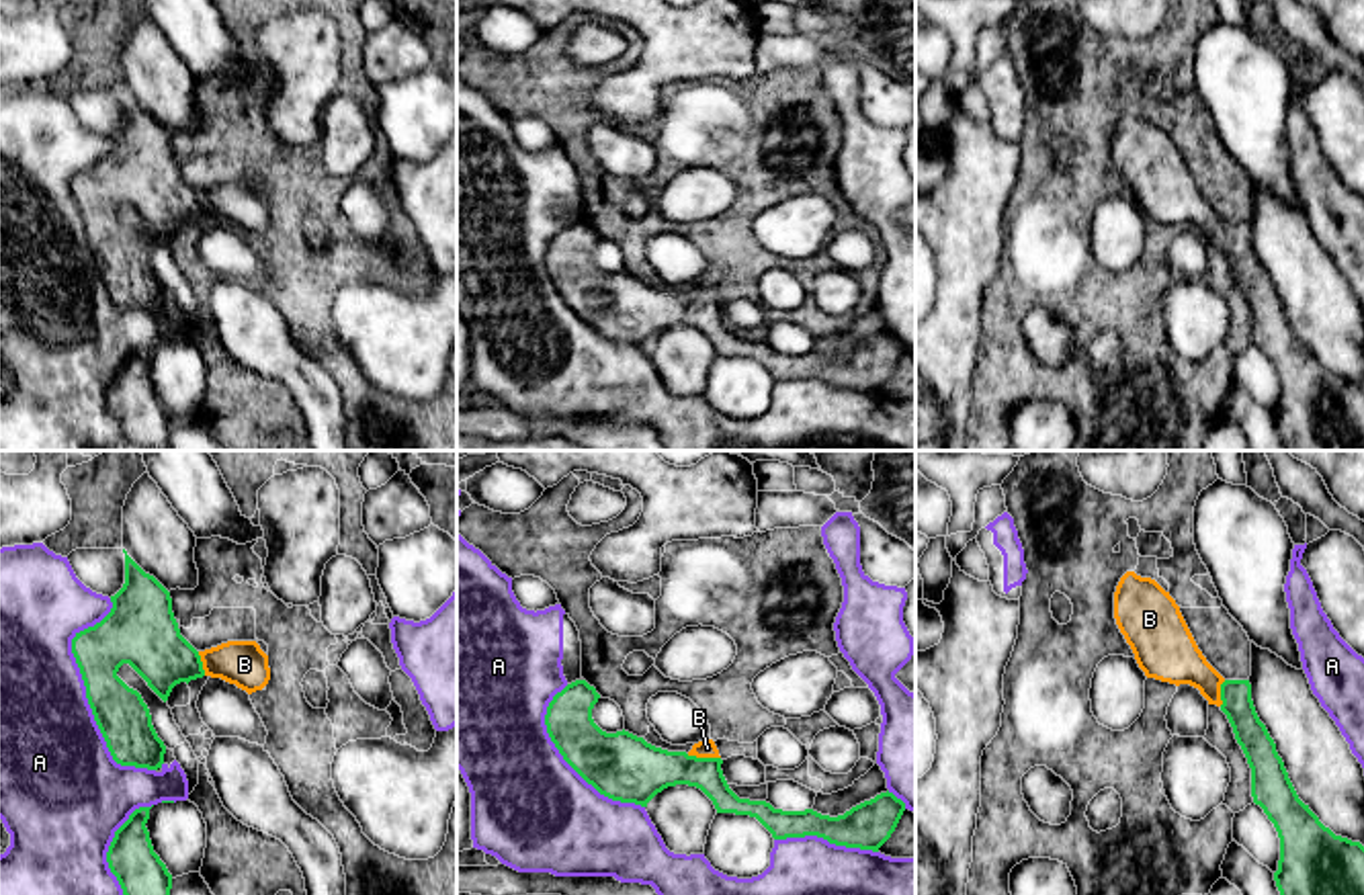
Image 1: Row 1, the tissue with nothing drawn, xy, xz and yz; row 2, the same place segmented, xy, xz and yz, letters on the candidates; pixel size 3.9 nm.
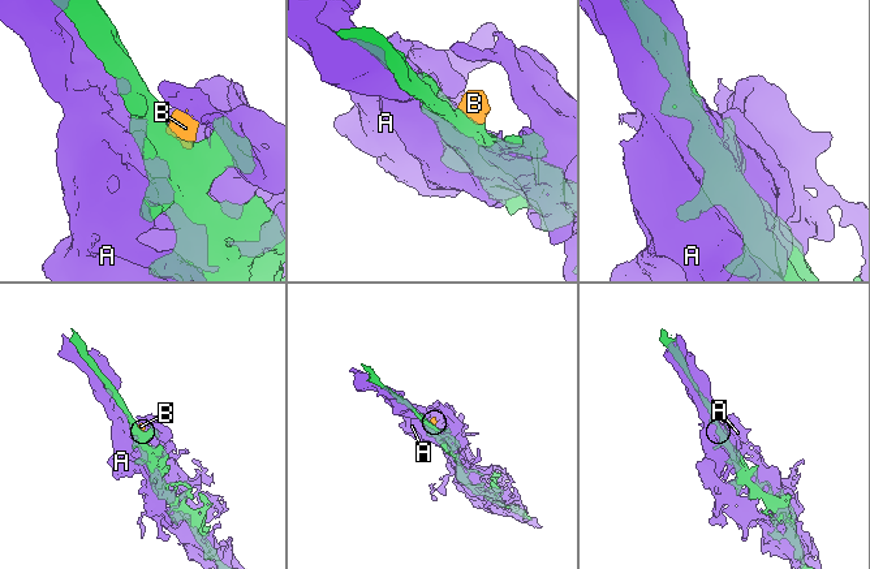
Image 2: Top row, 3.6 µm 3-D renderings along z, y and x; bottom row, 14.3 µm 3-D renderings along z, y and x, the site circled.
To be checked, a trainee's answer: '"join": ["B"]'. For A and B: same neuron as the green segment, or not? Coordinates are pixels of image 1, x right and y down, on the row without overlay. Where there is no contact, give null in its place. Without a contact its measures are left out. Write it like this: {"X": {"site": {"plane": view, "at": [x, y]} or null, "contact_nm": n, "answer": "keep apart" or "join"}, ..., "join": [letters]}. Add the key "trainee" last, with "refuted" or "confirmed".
{"A": {"site": {"plane": "xy", "at": [87, 236]}, "contact_nm": 700, "answer": "keep apart"}, "B": {"site": {"plane": "xz", "at": [703, 300]}, "contact_nm": 140, "answer": "join"}, "join": ["B"], "trainee": "confirmed"}

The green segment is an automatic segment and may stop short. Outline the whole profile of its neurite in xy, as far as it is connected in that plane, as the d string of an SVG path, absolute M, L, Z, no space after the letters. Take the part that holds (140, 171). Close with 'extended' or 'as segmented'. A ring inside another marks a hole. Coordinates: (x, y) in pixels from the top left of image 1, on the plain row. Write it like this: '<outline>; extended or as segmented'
M125 90L123 94L125 125L111 137L111 154L94 168L76 174L72 195L80 209L94 262L113 301L121 307L158 311L164 305L166 287L152 266L152 256L141 236L117 217L123 205L129 205L164 244L176 225L188 225L203 217L221 219L252 236L268 225L270 209L268 197L256 182L227 182L197 193L180 176L170 133L154 117L145 115Z; extended

